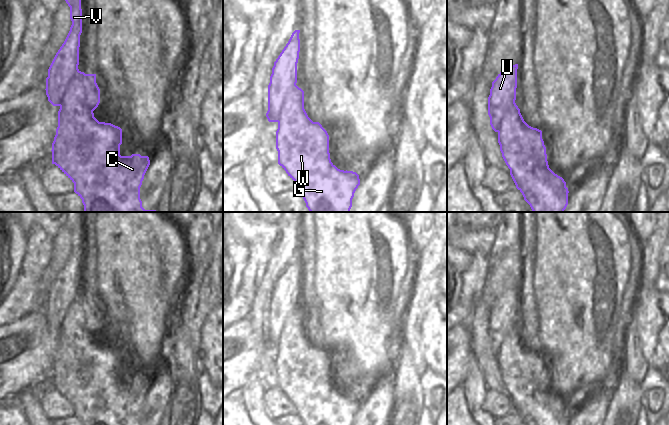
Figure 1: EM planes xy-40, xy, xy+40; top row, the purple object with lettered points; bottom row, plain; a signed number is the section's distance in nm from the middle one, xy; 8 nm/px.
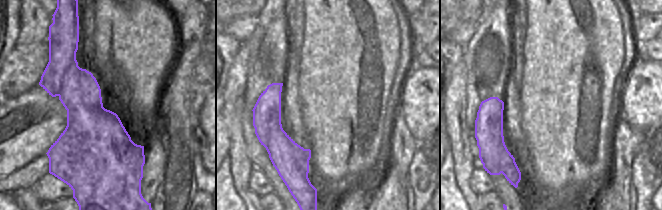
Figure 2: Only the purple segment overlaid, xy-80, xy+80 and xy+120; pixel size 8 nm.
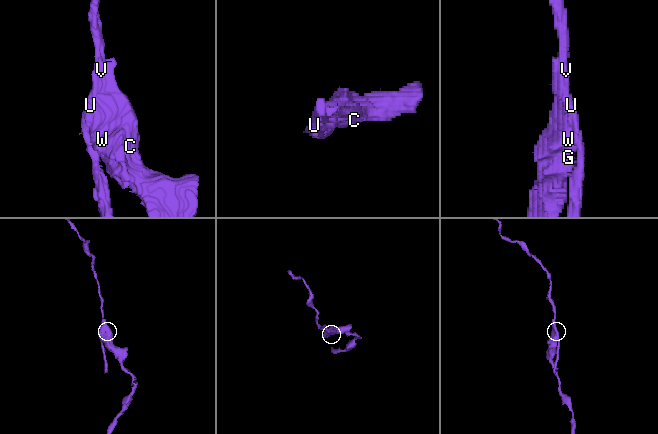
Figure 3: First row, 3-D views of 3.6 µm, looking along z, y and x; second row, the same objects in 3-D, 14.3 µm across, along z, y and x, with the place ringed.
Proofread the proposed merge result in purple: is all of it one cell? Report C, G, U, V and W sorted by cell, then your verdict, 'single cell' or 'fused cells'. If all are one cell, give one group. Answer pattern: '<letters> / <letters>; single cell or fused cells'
C G W / U V; fused cells

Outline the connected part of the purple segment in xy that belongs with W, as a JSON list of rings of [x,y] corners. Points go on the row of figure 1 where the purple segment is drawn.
[[[296,84],[286,97],[278,129],[276,131],[276,149],[278,164],[296,183],[296,190],[302,195],[310,212],[350,212],[352,199],[360,185],[359,175],[353,171],[338,169],[330,159],[329,135],[319,122],[313,122],[304,109],[304,91]]]

